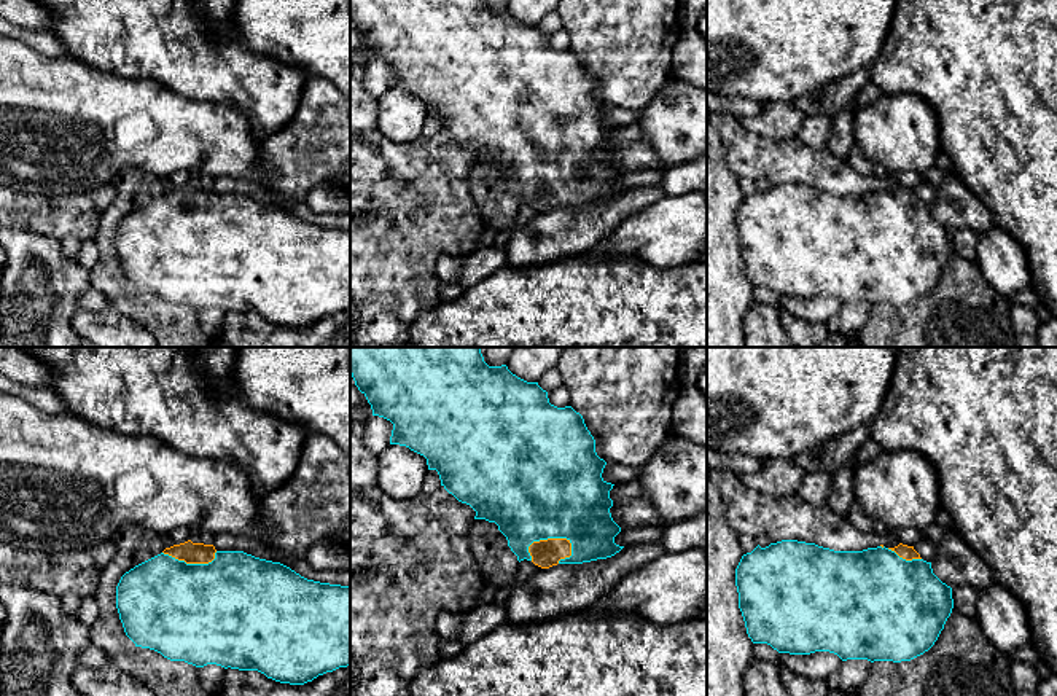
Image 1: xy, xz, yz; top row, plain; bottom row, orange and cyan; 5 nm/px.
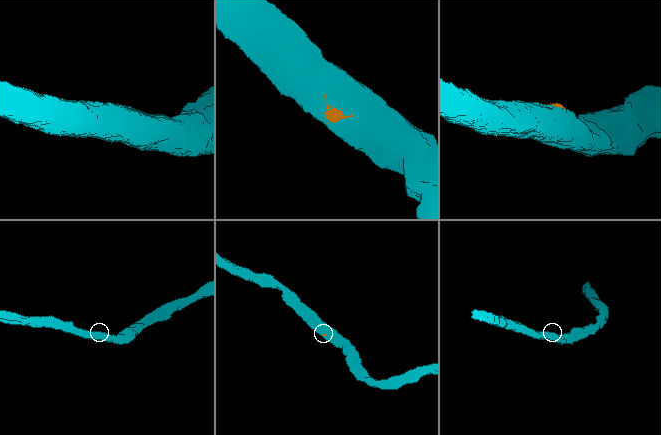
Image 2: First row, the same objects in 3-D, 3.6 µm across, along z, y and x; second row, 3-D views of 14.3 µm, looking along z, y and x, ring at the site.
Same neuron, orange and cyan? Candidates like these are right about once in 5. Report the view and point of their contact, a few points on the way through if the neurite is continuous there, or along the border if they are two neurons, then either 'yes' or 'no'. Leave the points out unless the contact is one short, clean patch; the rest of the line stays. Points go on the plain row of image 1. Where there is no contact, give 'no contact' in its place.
xz (548, 182) | yes

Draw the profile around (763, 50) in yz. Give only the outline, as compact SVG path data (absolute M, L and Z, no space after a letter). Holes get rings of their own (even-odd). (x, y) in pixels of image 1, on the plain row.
M707 0L707 89L761 104L794 102L871 67L896 0Z

